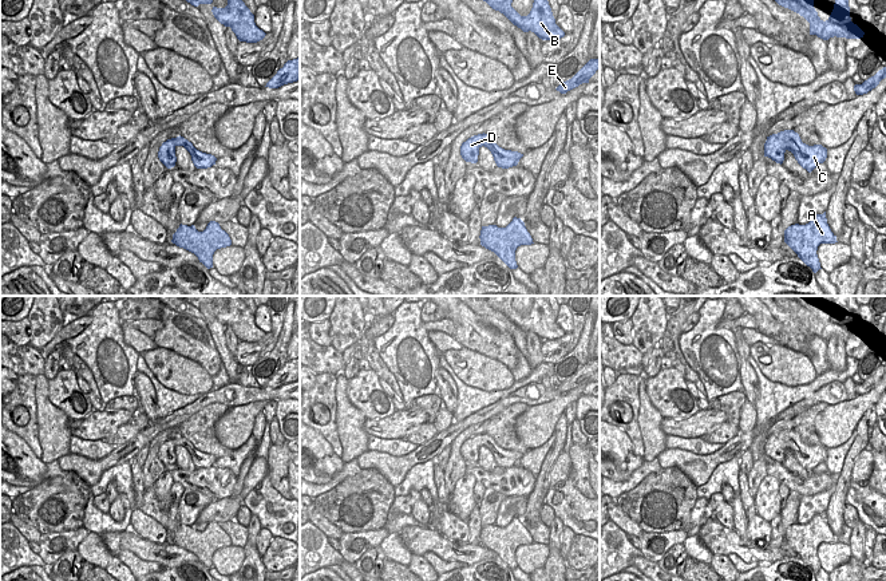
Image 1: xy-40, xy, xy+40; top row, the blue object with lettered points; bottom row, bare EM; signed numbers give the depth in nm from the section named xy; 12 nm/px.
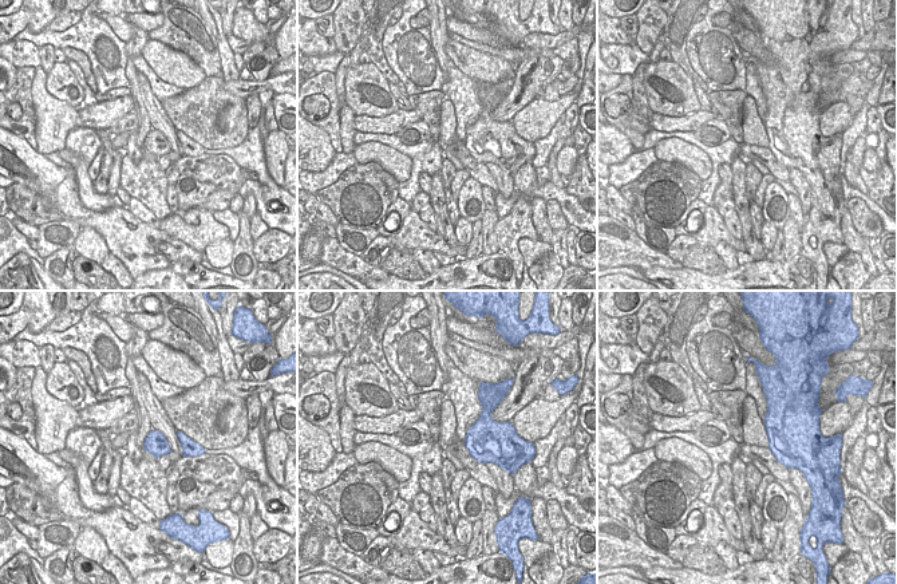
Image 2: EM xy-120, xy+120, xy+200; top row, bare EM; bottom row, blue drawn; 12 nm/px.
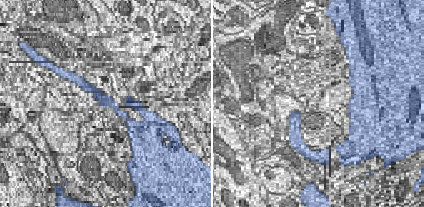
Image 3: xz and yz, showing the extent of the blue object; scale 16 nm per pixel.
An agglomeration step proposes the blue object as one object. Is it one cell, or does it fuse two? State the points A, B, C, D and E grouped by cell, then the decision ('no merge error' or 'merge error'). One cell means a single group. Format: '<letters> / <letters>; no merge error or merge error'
A B C D E; no merge error

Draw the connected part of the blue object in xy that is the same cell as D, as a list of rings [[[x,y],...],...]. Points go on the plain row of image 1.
[[[478,434],[468,438],[460,446],[460,455],[466,462],[476,463],[479,448],[484,446],[487,447],[497,463],[498,467],[509,469],[517,466],[523,454],[518,451],[505,450],[499,447],[495,440],[487,434]]]

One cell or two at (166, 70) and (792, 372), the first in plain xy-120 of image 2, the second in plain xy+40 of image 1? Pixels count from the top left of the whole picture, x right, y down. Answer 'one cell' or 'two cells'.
one cell

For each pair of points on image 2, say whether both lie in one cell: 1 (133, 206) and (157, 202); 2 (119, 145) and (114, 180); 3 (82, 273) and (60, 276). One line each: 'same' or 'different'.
1: different
2: same
3: different

